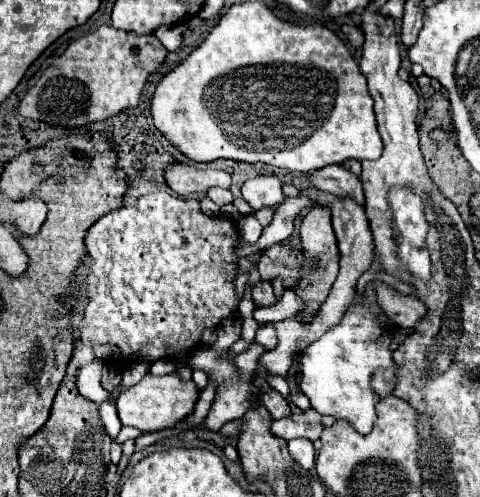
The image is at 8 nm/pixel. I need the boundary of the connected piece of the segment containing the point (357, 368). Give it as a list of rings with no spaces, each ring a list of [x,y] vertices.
[[[366,284],[364,288],[364,296],[360,296],[356,292],[352,304],[346,308],[342,320],[328,328],[322,338],[318,338],[316,342],[312,342],[310,346],[306,346],[306,350],[300,354],[300,392],[308,396],[310,406],[320,412],[320,414],[330,414],[340,418],[346,418],[348,422],[352,422],[352,426],[360,432],[360,434],[368,434],[378,418],[376,414],[376,402],[390,396],[394,392],[396,386],[396,364],[392,360],[392,332],[388,330],[388,326],[384,326],[380,320],[390,320],[384,312],[380,312],[378,300],[376,300],[376,288],[374,284]]]

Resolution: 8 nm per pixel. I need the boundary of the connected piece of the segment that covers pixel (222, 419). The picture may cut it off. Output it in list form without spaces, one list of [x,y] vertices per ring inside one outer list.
[[[202,346],[190,356],[190,366],[194,370],[204,370],[208,374],[208,378],[216,384],[216,396],[214,396],[212,408],[206,416],[206,428],[218,432],[226,422],[232,422],[232,420],[238,420],[244,416],[244,412],[250,408],[249,406],[254,401],[252,399],[256,398],[255,389],[252,384],[242,380],[242,374],[238,372],[234,354],[230,350],[226,350],[226,354],[218,354],[212,346]]]

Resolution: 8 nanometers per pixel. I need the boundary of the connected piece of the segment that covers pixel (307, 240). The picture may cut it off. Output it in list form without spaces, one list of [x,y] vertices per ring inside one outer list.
[[[314,206],[308,216],[302,220],[302,228],[300,228],[300,240],[302,240],[302,254],[304,254],[304,264],[302,264],[302,276],[296,282],[296,286],[292,288],[294,294],[298,298],[302,298],[304,308],[296,314],[296,318],[310,318],[310,314],[314,314],[322,302],[326,300],[336,276],[338,276],[338,260],[340,260],[340,252],[338,252],[338,244],[336,244],[336,236],[330,224],[330,214],[324,208]]]

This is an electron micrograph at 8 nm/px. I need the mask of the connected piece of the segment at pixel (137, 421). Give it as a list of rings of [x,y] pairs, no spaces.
[[[185,354],[179,355],[175,365],[174,374],[168,374],[168,376],[146,374],[138,384],[134,384],[132,388],[124,390],[118,396],[116,408],[118,408],[118,416],[120,416],[122,426],[134,426],[144,434],[146,432],[160,432],[160,430],[174,428],[178,422],[182,422],[194,410],[194,404],[198,400],[198,388],[192,380],[188,380],[188,382],[180,380],[177,372],[179,368],[187,365]]]

